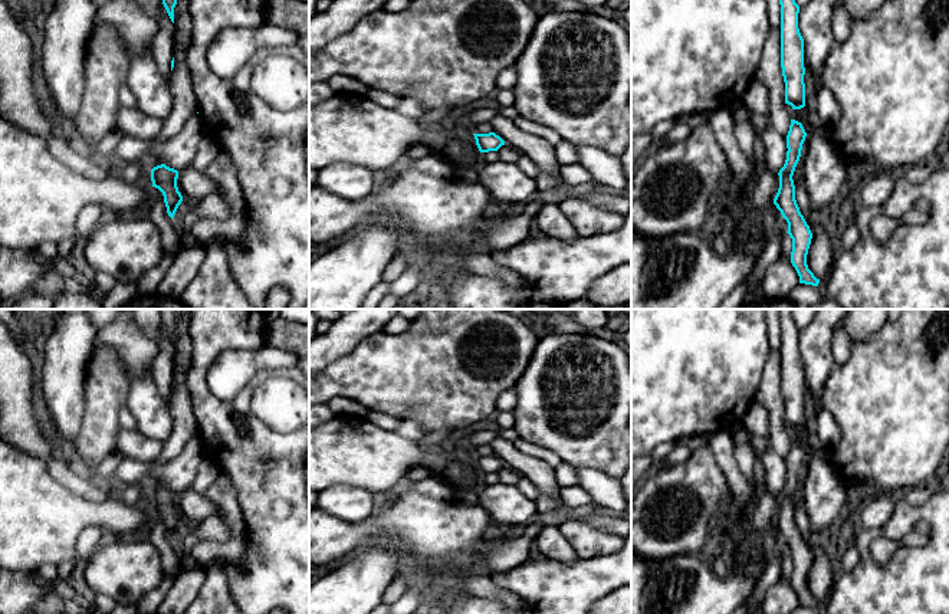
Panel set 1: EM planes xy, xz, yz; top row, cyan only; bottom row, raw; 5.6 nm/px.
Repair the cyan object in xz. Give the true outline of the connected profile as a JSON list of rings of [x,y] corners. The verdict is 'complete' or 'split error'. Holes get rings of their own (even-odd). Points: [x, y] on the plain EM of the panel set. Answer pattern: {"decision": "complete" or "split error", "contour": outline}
{"decision": "complete", "contour": [[[495,454],[473,457],[480,475],[498,473],[502,467],[505,467],[505,463]]]}

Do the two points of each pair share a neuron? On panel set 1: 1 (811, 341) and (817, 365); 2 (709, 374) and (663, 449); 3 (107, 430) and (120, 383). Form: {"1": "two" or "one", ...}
{"1": "one", "2": "two", "3": "one"}

